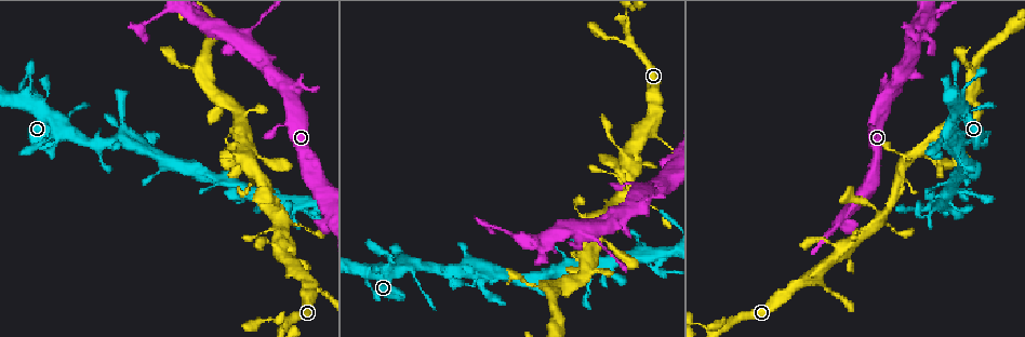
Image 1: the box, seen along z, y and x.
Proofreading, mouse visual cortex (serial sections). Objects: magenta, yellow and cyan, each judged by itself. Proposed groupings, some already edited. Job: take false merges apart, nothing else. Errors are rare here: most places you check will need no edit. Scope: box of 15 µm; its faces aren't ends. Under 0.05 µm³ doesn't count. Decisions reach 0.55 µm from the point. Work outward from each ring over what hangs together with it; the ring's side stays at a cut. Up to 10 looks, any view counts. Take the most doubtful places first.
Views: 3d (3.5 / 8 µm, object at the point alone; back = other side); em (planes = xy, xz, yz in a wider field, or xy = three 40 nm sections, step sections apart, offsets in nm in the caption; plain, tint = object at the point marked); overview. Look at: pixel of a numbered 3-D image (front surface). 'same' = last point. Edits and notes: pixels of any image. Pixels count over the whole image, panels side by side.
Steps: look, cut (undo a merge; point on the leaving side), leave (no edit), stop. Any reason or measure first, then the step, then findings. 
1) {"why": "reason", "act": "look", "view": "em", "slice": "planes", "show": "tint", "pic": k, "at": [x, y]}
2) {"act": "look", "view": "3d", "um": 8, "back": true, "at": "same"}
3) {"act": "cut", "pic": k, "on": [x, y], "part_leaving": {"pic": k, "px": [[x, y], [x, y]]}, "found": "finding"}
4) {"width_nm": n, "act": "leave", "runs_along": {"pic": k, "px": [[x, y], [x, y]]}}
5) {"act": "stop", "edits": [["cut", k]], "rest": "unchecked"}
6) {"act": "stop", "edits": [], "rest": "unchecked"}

{"why": "sudden change in width", "act": "look", "view": "3d", "um": 8, "back": true, "pic": 1, "at": [280, 330]}

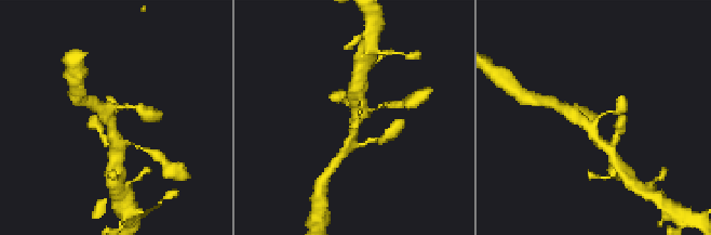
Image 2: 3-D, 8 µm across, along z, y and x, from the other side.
{"act": "look", "view": "em", "slice": "xy", "step": 3, "show": "tint", "pic": 2, "at": [594, 123]}

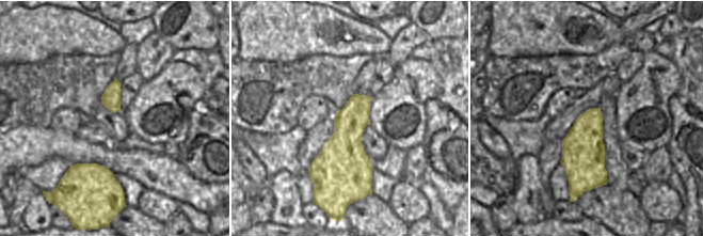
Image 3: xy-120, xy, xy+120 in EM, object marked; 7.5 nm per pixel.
{"arm_widths_nm": [150, 250, 300], "act": "leave", "runs_along": {"pic": 2, "px": [[573, 112], [592, 126], [620, 104]]}, "found": "one cell here"}

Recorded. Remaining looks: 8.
{"why": "sudden change in width", "act": "look", "view": "3d", "um": 3.5, "pic": 1, "at": [598, 244]}

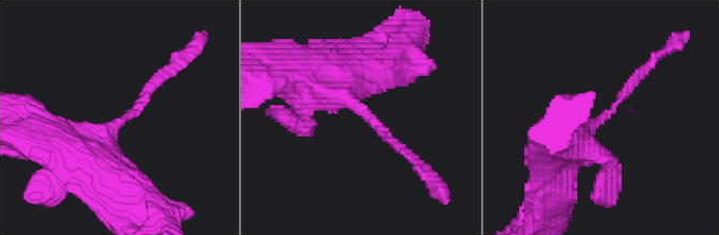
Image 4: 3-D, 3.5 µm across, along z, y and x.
{"arm_widths_nm": [150, 400], "act": "look", "view": "em", "slice": "xy", "step": 3, "show": "tint", "pic": 4, "at": [594, 120]}

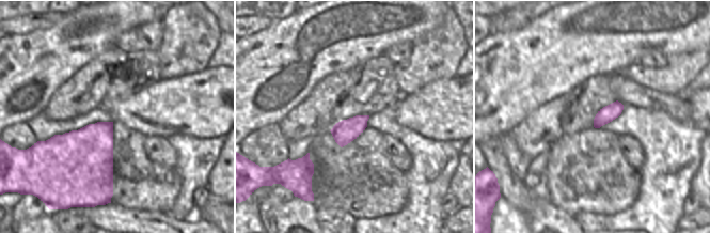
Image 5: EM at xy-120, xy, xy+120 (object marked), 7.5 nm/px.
{"act": "look", "view": "em", "slice": "xy", "step": 1, "show": "tint", "at": "same"}

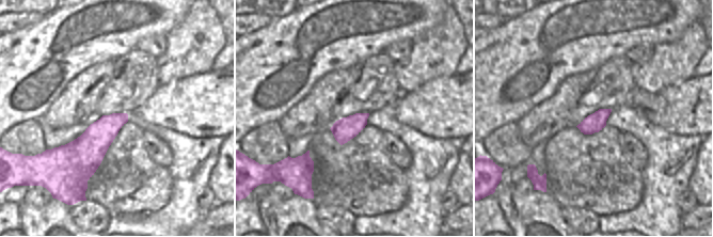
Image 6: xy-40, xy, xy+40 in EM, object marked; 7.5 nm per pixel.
{"act": "leave", "runs_along": {"pic": 4, "px": [[554, 180], [636, 76]]}, "found": "all the same cell"}

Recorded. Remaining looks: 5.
{"why": "four or more arms meet", "act": "look", "view": "3d", "um": 3.5, "pic": 1, "at": [477, 273]}

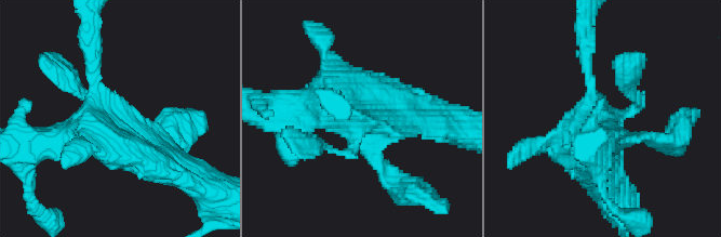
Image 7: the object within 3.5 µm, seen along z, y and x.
{"act": "look", "view": "em", "slice": "xy", "step": 3, "show": "tint", "pic": 7, "at": [111, 119]}

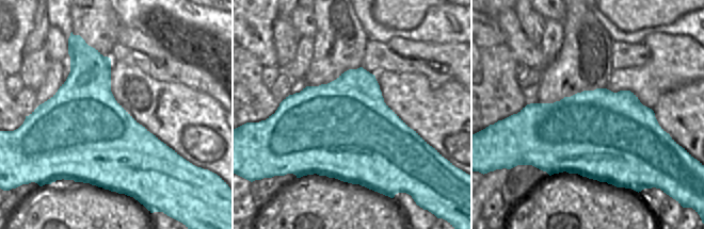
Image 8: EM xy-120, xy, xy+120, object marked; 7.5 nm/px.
{"act": "leave", "runs_along": {"pic": 7, "px": [[37, 143], [99, 130], [165, 170]]}, "found": "one cell here"}

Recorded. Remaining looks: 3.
{"why": "four-way junction", "act": "look", "view": "3d", "um": 3.5, "back": true, "pic": 1, "at": [295, 206]}

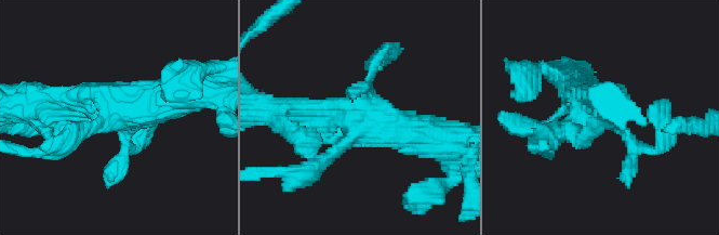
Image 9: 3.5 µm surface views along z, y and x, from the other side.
{"arms": 4, "arm_widths_nm": [150, 200, 300, 500], "act": "look", "view": "em", "slice": "xy", "step": 1, "show": "tint", "pic": 9, "at": [360, 114]}

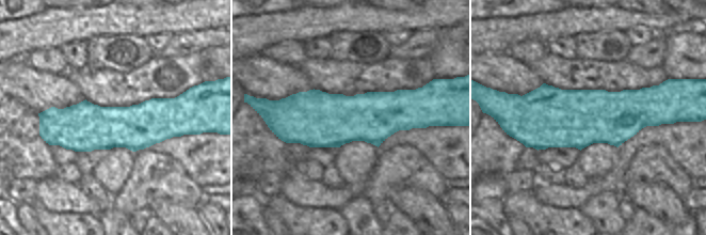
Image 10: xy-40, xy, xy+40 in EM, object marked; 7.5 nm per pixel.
{"act": "leave", "runs_along": {"pic": 9, "px": [[438, 140], [308, 115]]}, "found": "continuous, no second cell"}

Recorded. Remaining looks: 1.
{"act": "stop", "edits": [], "rest": "unchecked"}

